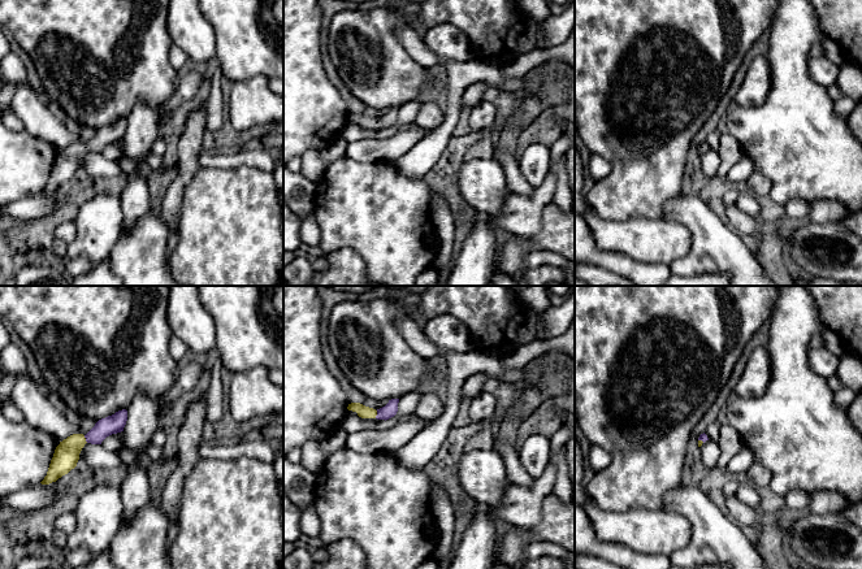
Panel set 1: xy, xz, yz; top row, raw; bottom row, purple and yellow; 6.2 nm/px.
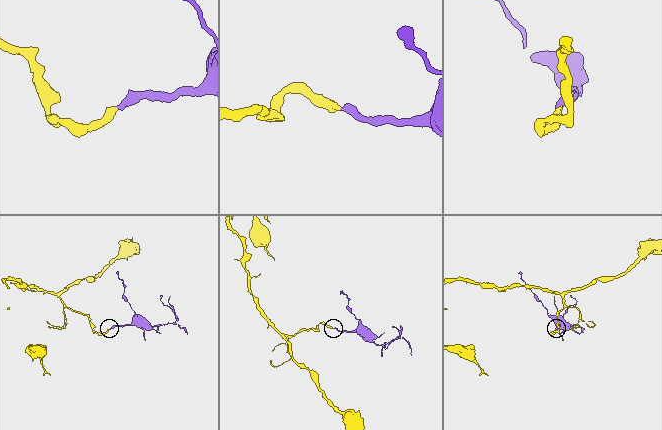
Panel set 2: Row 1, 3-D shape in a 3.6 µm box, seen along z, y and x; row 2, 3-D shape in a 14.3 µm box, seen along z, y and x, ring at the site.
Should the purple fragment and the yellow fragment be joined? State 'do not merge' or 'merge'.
merge

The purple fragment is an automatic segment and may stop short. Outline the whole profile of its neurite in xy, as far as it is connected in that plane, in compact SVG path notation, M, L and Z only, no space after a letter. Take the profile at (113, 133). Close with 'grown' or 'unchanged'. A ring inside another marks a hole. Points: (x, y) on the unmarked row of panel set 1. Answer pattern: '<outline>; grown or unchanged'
M122 118L112 125L99 129L86 144L73 143L60 151L55 158L47 184L40 192L49 194L68 183L77 175L79 162L86 152L101 153L107 145L124 140L126 130L127 120Z; grown

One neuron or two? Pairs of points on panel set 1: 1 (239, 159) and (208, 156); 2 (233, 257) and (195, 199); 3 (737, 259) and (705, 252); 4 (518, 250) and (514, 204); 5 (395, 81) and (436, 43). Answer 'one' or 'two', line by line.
1: one
2: one
3: one
4: two
5: two

